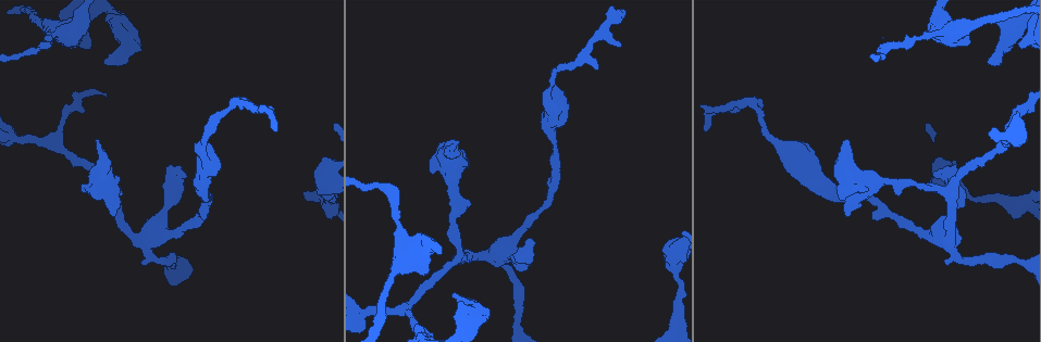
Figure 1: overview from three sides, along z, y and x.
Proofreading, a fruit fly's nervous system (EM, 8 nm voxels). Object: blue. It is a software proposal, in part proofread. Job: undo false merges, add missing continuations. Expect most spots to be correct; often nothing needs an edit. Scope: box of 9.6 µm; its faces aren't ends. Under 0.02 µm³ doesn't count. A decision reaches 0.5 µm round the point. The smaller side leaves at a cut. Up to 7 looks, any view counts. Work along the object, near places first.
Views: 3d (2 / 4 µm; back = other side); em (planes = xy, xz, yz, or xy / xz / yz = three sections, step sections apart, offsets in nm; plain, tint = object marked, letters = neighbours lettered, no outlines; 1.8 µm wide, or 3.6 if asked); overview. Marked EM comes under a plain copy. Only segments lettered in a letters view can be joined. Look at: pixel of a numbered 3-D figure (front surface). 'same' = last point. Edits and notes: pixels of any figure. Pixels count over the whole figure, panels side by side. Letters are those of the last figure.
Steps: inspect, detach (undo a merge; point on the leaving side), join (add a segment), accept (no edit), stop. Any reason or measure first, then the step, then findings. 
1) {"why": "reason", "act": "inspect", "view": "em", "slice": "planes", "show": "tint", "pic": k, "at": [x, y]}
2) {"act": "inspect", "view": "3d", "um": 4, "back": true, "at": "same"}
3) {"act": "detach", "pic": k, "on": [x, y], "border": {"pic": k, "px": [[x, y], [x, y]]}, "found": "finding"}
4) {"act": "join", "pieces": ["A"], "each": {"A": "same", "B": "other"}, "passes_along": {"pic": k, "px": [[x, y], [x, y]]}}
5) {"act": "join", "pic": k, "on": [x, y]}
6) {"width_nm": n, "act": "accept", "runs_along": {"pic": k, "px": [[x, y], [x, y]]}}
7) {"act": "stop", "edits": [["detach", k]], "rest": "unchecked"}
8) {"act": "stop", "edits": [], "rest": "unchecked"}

{"why": "branch stops here", "act": "inspect", "view": "3d", "um": 4, "pic": 1, "at": [105, 60]}

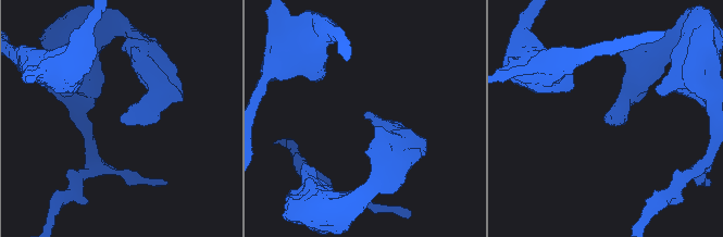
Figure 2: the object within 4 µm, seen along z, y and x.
{"act": "inspect", "view": "em", "slice": "planes", "show": "letters", "pic": 2, "at": [121, 118]}

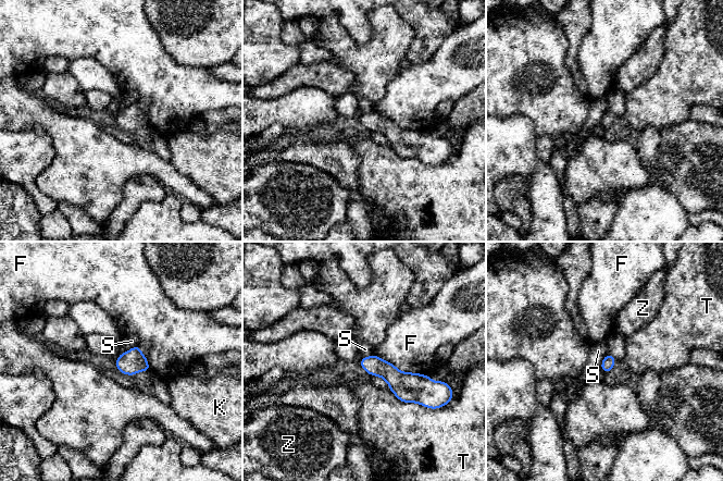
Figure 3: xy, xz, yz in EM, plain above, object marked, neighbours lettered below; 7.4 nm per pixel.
{"act": "accept", "each": {"F": "other", "K": "other", "S": "other", "T": "other", "Z": "other"}, "found": "none of them fits"}

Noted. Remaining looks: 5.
{"why": "free end", "act": "inspect", "view": "em", "slice": "planes", "show": "letters", "pic": 1, "at": [596, 68]}

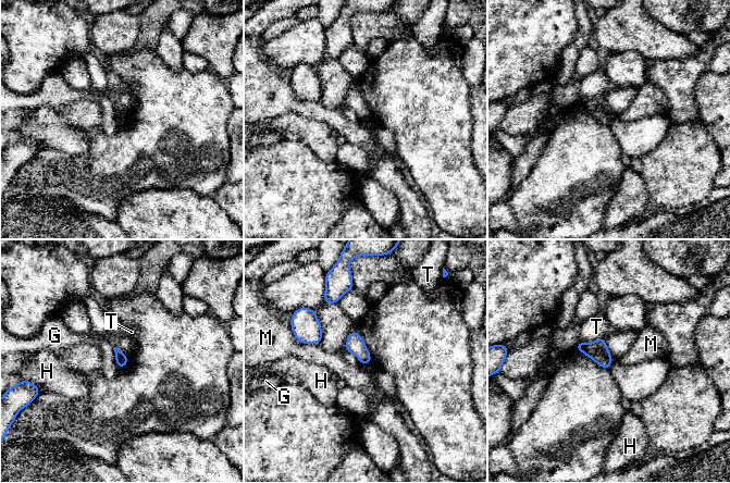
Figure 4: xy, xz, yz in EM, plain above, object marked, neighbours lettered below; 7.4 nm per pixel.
{"act": "accept", "each": {"G": "other", "H": "other", "M": "other", "T": "other"}, "border": {"pic": 4, "px": [[294, 336], [302, 343], [319, 344]]}, "found": "no lettered segment goes on from it"}

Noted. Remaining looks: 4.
{"why": "a narrow waist", "act": "inspect", "view": "em", "um": 3.6, "slice": "xy", "step": 8, "show": "tint", "pic": 1, "at": [878, 53]}

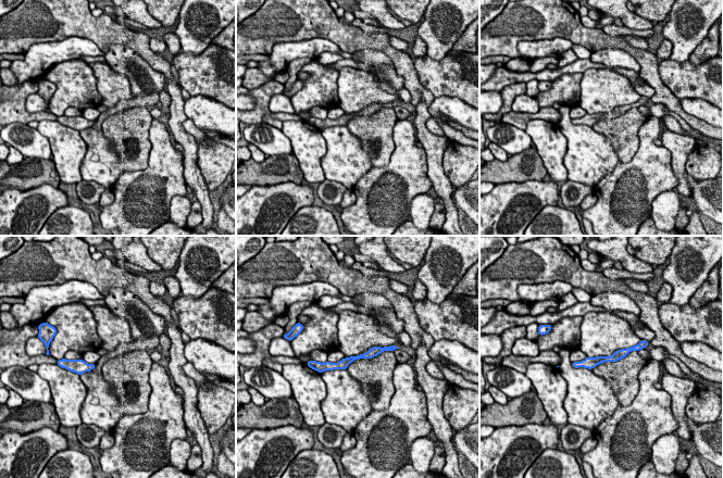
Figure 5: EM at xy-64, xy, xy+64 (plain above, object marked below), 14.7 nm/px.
{"act": "inspect", "view": "em", "um": 3.6, "slice": "planes", "show": "letters", "at": "same"}

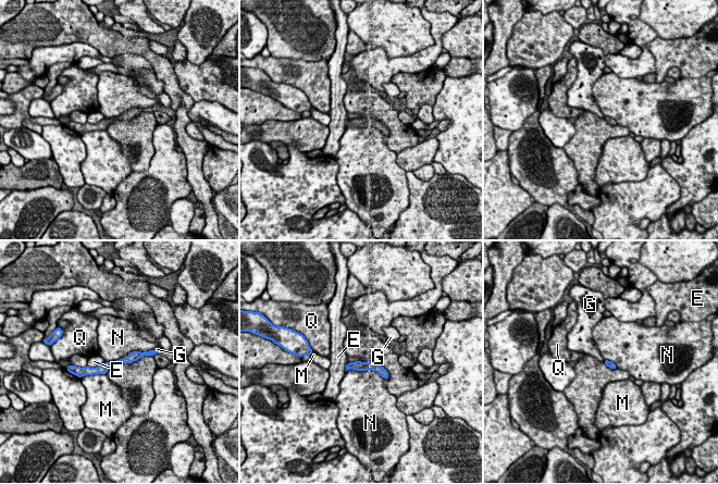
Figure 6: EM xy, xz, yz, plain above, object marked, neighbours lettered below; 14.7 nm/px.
{"width_nm": 90, "act": "accept", "each": {"E": "other", "G": "other", "M": "other", "N": "other", "Q": "other"}, "border": {"pic": 6, "px": [[356, 360], [348, 362]]}, "found": "one cell here"}

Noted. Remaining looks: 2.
{"act": "stop", "edits": [], "rest": "unchecked"}

